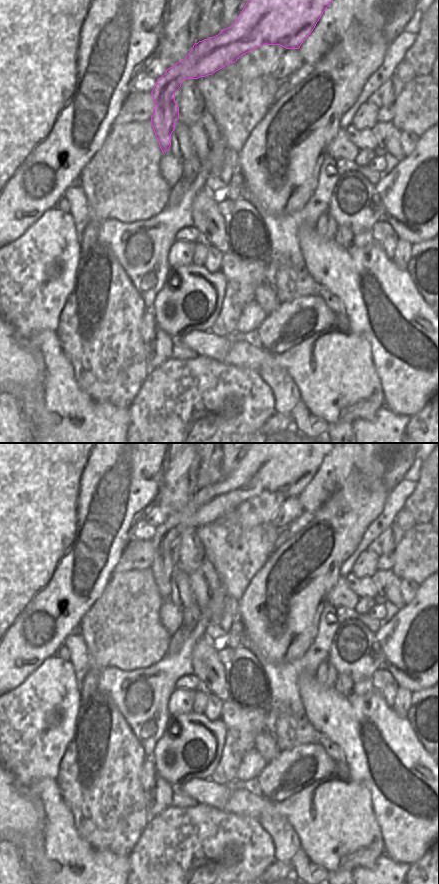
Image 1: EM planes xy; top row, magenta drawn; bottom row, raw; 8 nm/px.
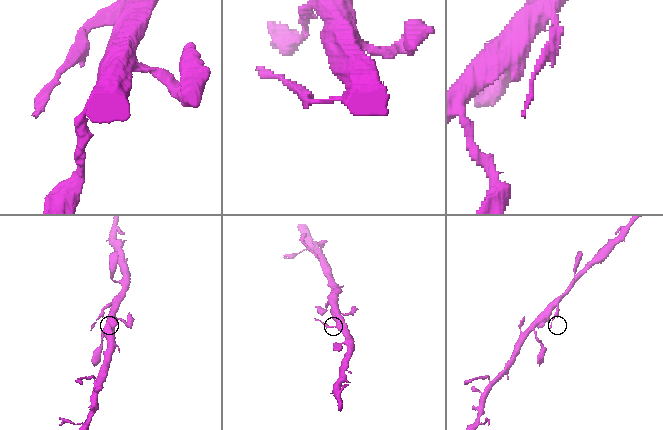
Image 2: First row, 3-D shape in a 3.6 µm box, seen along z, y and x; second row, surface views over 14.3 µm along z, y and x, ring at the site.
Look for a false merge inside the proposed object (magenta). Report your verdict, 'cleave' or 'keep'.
cleave

